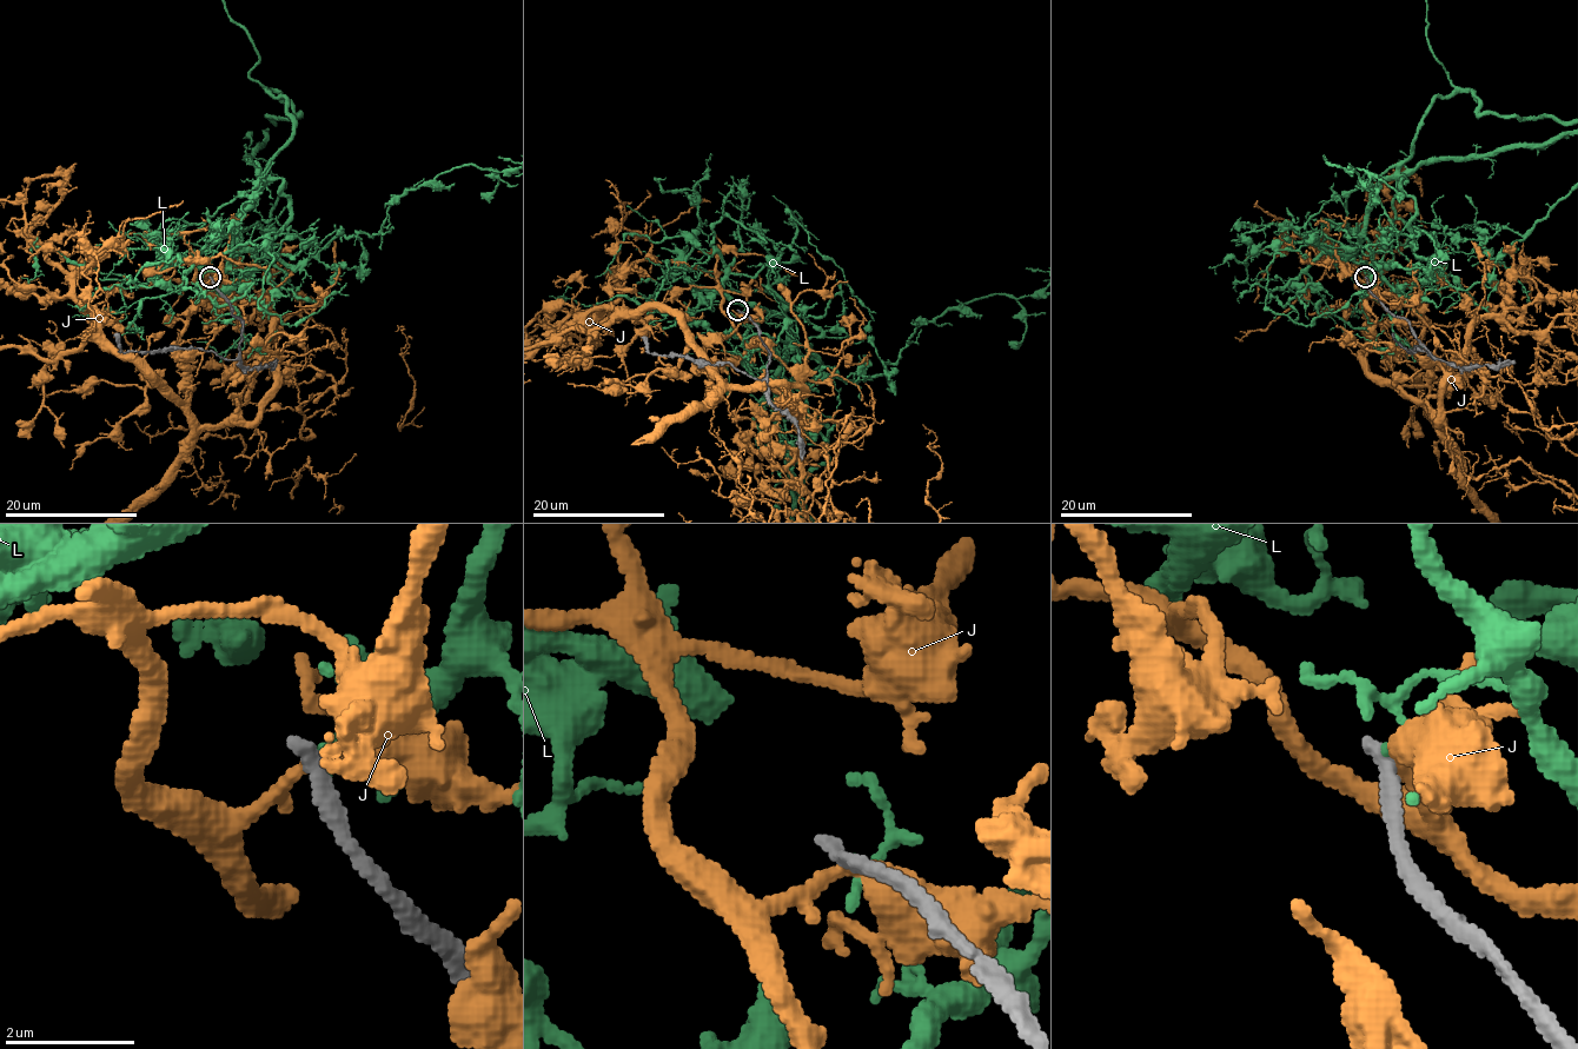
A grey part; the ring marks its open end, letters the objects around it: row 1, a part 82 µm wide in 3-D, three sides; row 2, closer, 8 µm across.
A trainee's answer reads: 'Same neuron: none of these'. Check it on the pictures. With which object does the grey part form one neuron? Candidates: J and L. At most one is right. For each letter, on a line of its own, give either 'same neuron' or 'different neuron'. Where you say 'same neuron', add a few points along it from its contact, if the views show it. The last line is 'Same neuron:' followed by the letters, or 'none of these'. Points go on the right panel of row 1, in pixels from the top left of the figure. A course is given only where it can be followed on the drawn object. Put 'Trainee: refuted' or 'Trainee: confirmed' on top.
Trainee: confirmed
J: different neuron
L: different neuron
Same neuron: none of these

